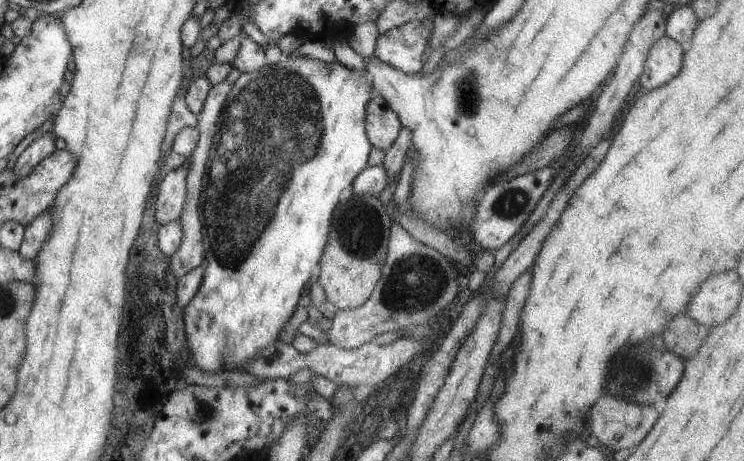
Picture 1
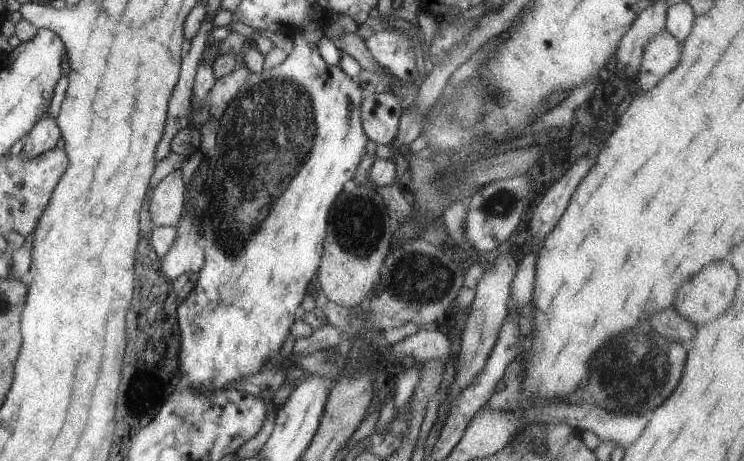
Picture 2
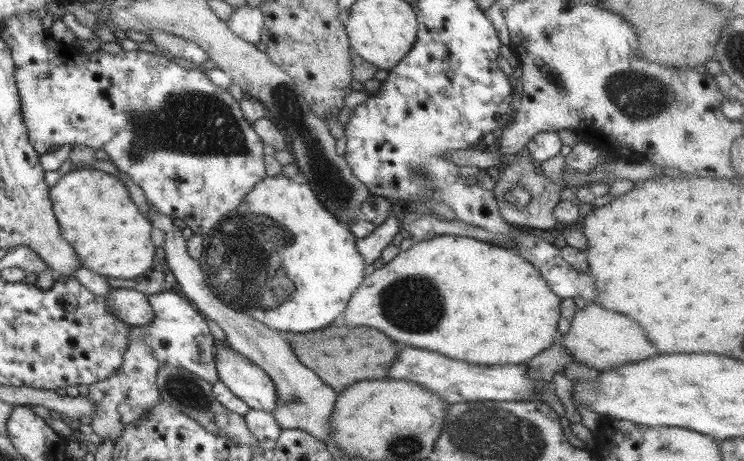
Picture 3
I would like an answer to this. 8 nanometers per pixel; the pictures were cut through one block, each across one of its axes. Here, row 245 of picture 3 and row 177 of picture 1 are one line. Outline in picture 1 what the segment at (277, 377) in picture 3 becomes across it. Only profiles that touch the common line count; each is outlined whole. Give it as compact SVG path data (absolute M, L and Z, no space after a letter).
M177 167L167 172L157 185L155 196L155 222L157 225L171 222L180 215L186 192L186 170Z

